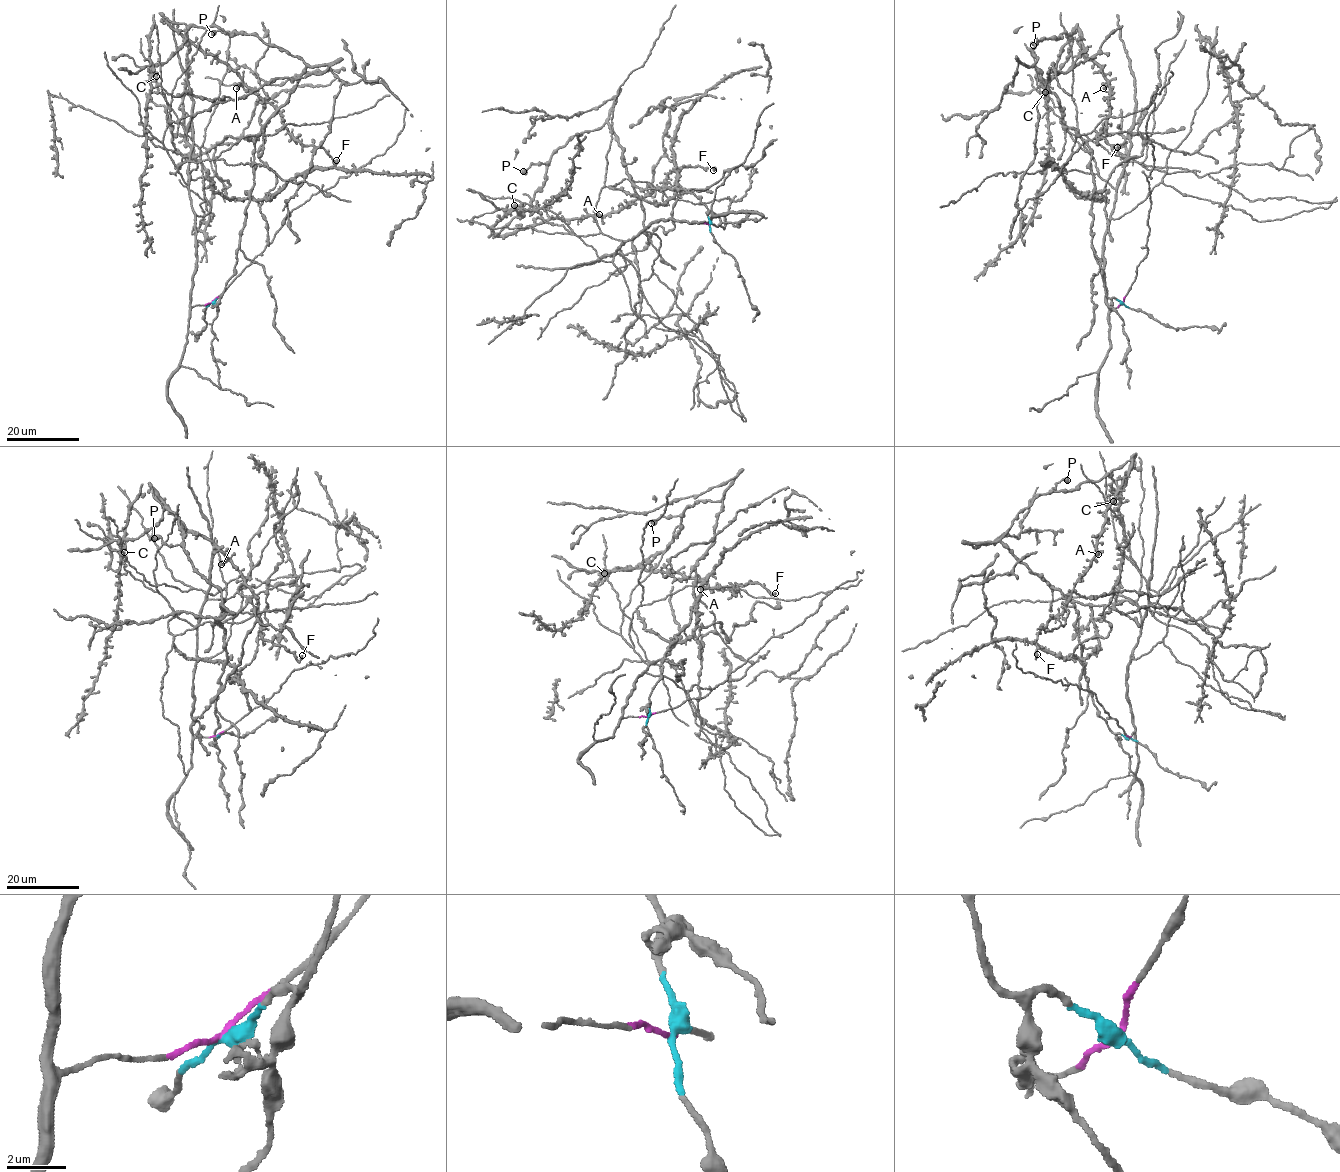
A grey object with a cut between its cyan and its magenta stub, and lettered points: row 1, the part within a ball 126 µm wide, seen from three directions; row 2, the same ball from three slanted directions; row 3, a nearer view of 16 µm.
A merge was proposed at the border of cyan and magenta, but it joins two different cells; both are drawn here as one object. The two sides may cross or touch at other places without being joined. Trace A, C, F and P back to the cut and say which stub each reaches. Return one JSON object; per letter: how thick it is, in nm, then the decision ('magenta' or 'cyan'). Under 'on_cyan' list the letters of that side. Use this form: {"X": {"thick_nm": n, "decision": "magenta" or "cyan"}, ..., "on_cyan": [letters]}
{"A": {"thick_nm": 440, "decision": "magenta"}, "C": {"thick_nm": 440, "decision": "magenta"}, "F": {"thick_nm": 460, "decision": "magenta"}, "P": {"thick_nm": 650, "decision": "cyan"}, "on_cyan": ["P"]}

